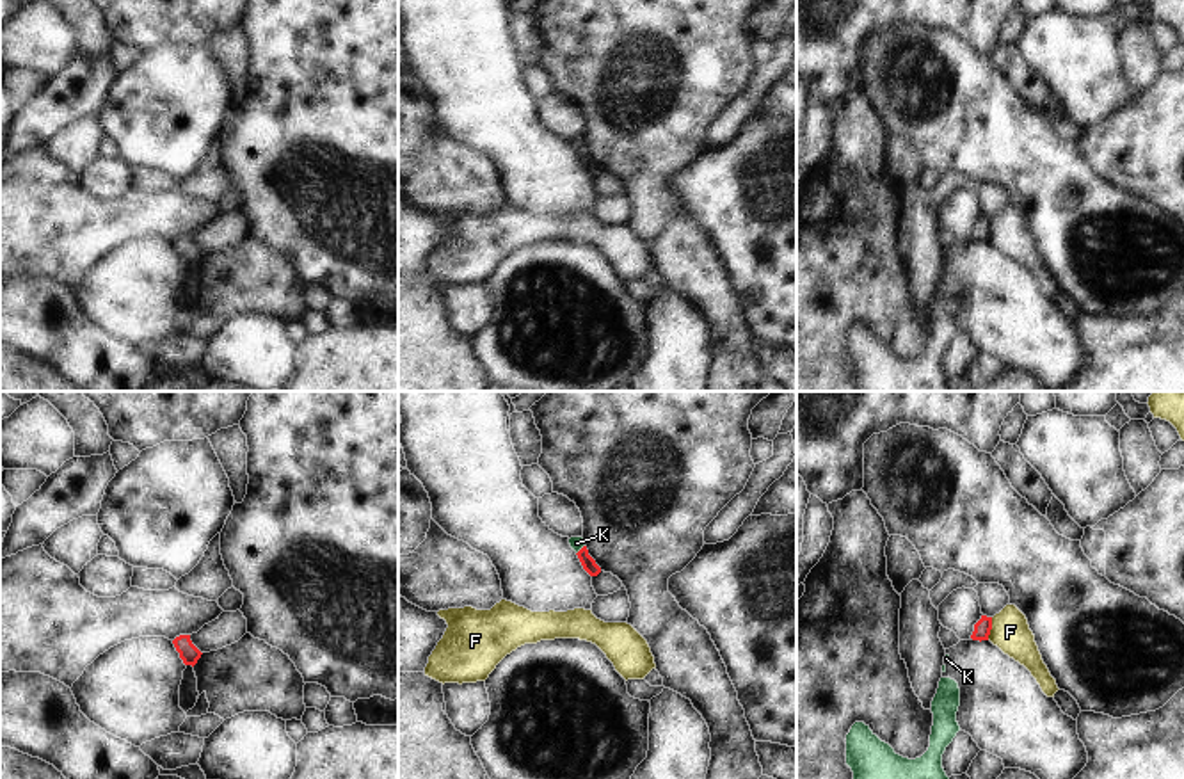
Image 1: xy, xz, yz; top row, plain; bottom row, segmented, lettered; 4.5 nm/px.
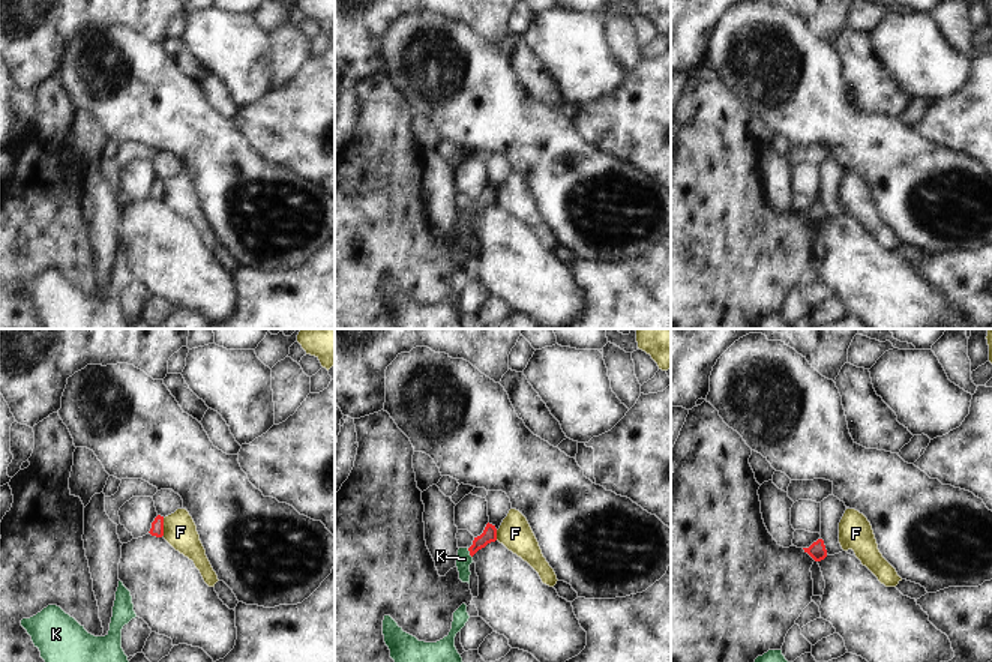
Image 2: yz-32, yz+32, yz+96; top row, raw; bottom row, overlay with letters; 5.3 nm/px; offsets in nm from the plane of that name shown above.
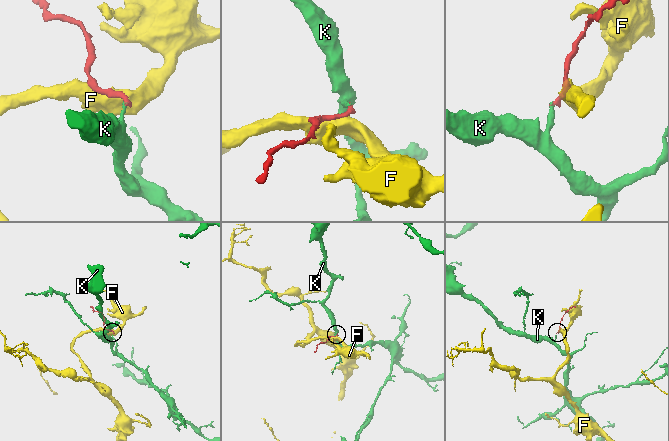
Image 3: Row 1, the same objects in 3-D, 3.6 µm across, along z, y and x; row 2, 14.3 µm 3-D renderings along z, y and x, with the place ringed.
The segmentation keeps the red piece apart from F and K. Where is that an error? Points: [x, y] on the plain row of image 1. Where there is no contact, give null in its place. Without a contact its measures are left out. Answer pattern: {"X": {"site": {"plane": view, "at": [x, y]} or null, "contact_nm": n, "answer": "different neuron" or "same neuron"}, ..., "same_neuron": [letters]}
{"F": {"site": {"plane": "yz", "at": [991, 230]}, "contact_nm": 110, "answer": "different neuron"}, "K": {"site": {"plane": "xz", "at": [580, 152]}, "contact_nm": 60, "answer": "same neuron"}, "same_neuron": ["K"]}

